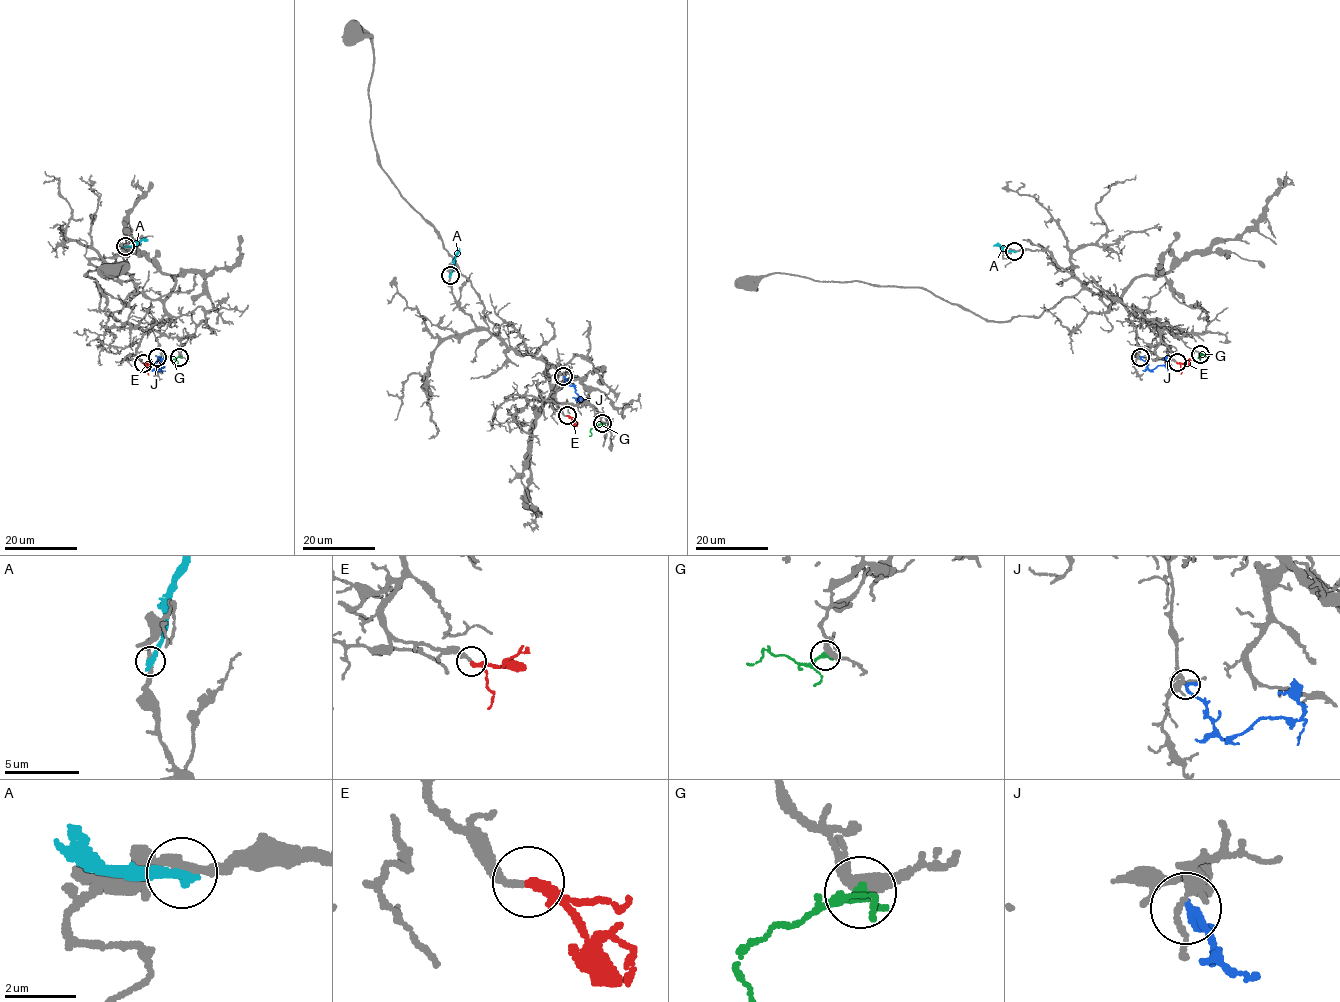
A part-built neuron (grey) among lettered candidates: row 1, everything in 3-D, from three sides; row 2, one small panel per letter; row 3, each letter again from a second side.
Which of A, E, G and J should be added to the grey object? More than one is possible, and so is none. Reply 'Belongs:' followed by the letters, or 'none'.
Belongs: E

